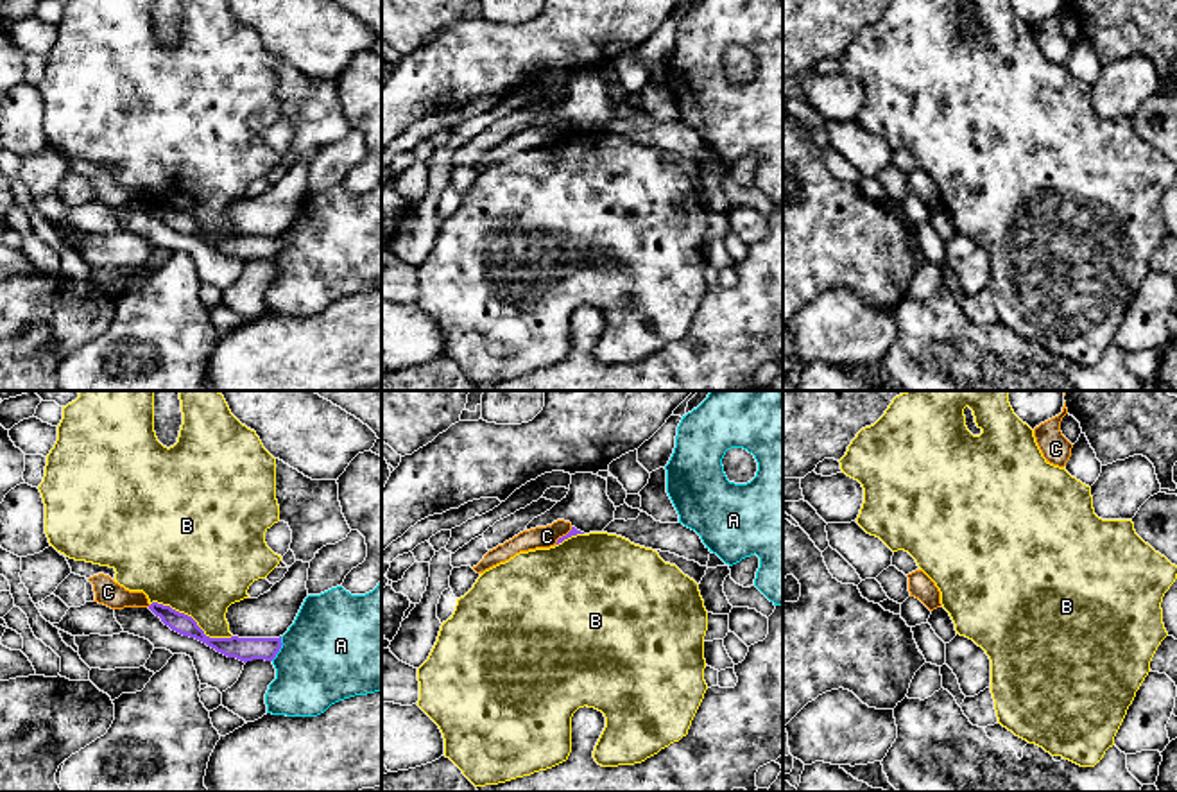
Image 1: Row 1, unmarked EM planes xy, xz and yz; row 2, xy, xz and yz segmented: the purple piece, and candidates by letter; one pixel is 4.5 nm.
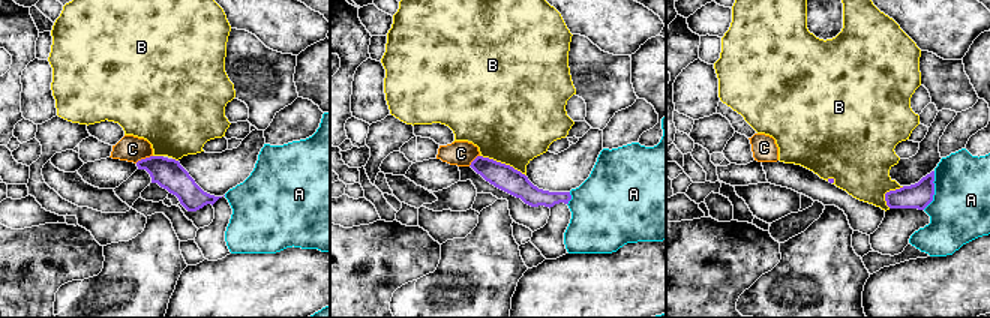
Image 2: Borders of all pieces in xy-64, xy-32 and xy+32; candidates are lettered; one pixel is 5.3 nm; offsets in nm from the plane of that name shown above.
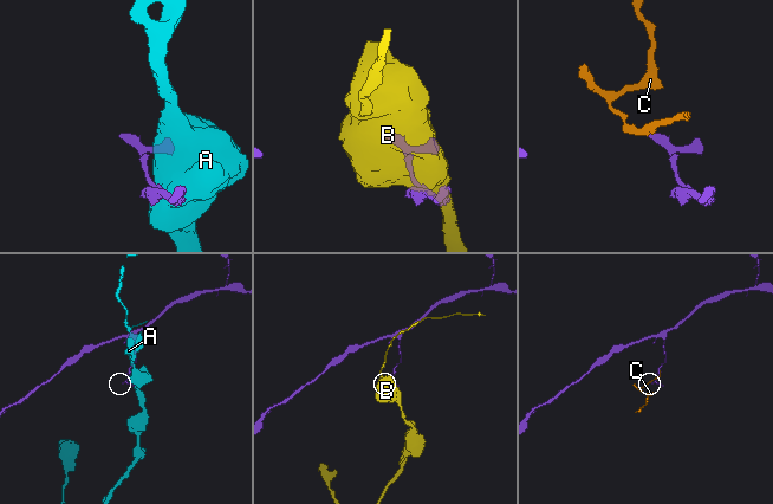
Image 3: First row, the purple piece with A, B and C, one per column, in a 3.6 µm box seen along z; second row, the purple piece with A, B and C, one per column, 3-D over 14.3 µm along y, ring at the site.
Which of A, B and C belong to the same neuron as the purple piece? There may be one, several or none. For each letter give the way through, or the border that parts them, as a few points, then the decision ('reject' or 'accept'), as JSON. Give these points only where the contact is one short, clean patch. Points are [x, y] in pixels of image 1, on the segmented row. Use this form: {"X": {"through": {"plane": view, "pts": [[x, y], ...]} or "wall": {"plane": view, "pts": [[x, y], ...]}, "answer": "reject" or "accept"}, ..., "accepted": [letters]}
{"A": {"answer": "reject"}, "B": {"answer": "reject"}, "C": {"wall": {"plane": "xz", "pts": [[572, 527], [554, 543]]}, "answer": "reject"}, "accepted": []}

